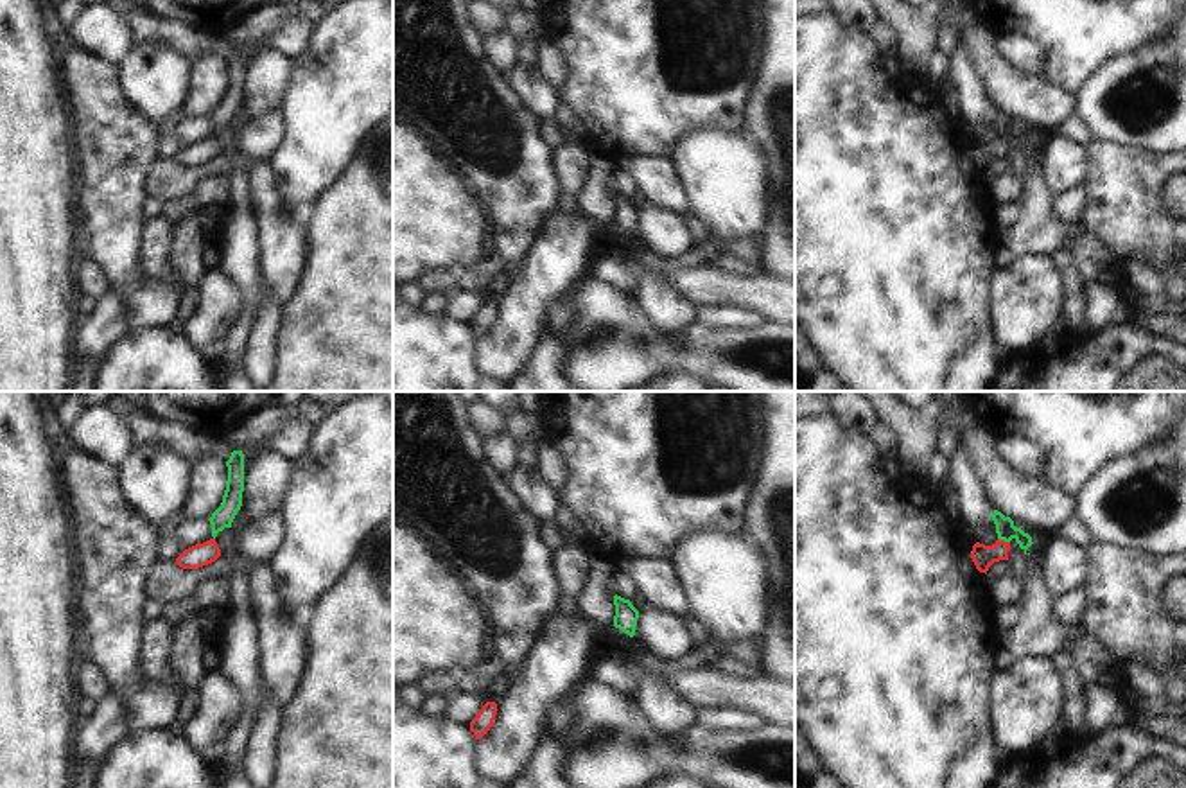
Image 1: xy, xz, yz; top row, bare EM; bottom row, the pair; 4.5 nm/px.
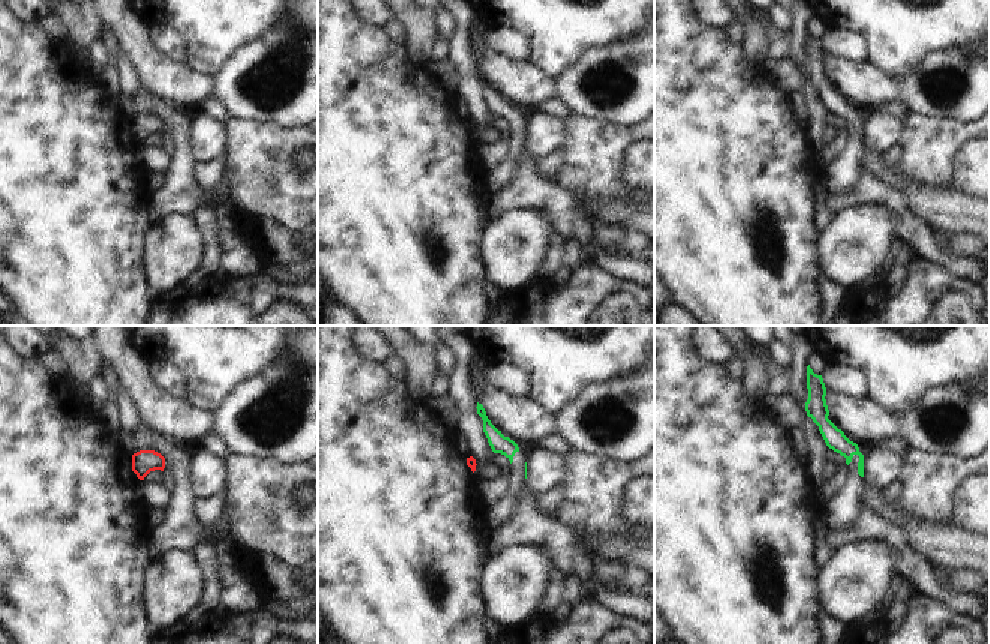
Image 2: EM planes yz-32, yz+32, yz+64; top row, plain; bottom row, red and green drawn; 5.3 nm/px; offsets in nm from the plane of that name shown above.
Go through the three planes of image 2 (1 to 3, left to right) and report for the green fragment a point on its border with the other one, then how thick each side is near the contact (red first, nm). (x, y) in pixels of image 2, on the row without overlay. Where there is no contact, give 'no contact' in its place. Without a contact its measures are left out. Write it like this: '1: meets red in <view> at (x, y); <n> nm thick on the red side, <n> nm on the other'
1: no contact
2: no contact
3: no contact

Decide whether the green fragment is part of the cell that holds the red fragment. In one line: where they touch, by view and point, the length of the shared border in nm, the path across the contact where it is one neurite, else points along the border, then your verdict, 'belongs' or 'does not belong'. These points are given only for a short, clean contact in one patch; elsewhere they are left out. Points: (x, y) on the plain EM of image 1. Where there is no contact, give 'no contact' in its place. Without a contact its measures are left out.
meets red in yz at (1003, 139); contact 60 nm long; border along yz (998, 135), (1009, 140); does not belong

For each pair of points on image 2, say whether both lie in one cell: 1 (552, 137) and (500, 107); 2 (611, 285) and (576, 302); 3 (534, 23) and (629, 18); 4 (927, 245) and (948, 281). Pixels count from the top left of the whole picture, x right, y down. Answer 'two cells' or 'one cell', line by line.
1: two cells
2: one cell
3: one cell
4: two cells

